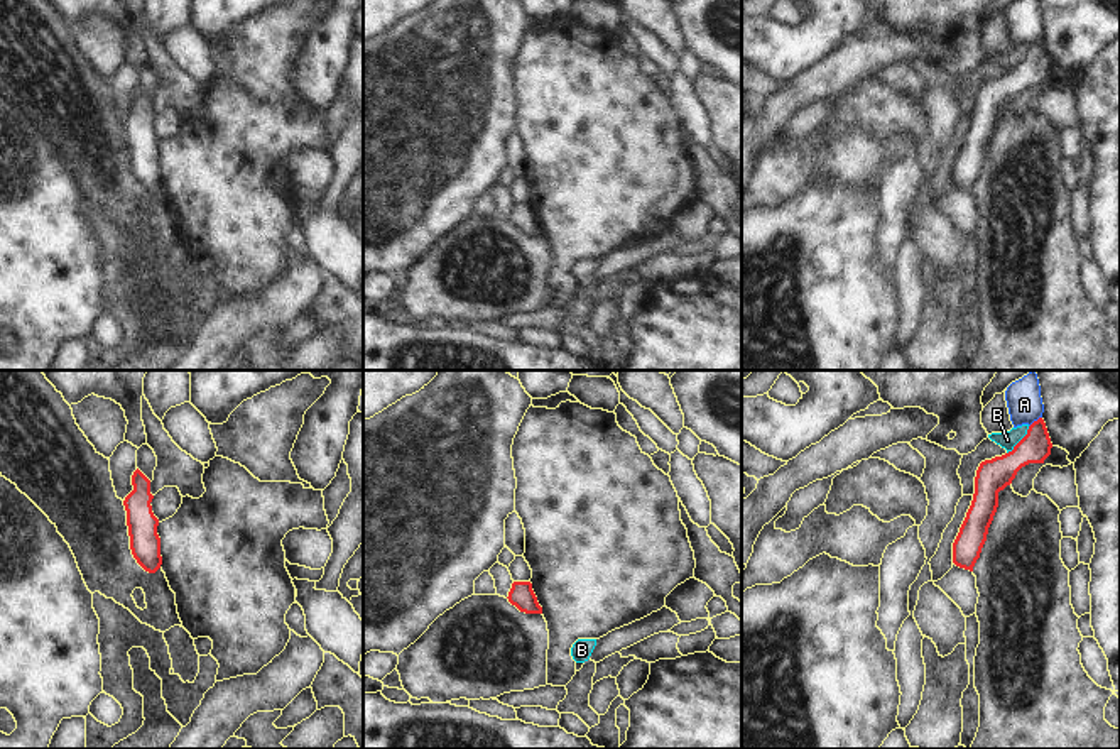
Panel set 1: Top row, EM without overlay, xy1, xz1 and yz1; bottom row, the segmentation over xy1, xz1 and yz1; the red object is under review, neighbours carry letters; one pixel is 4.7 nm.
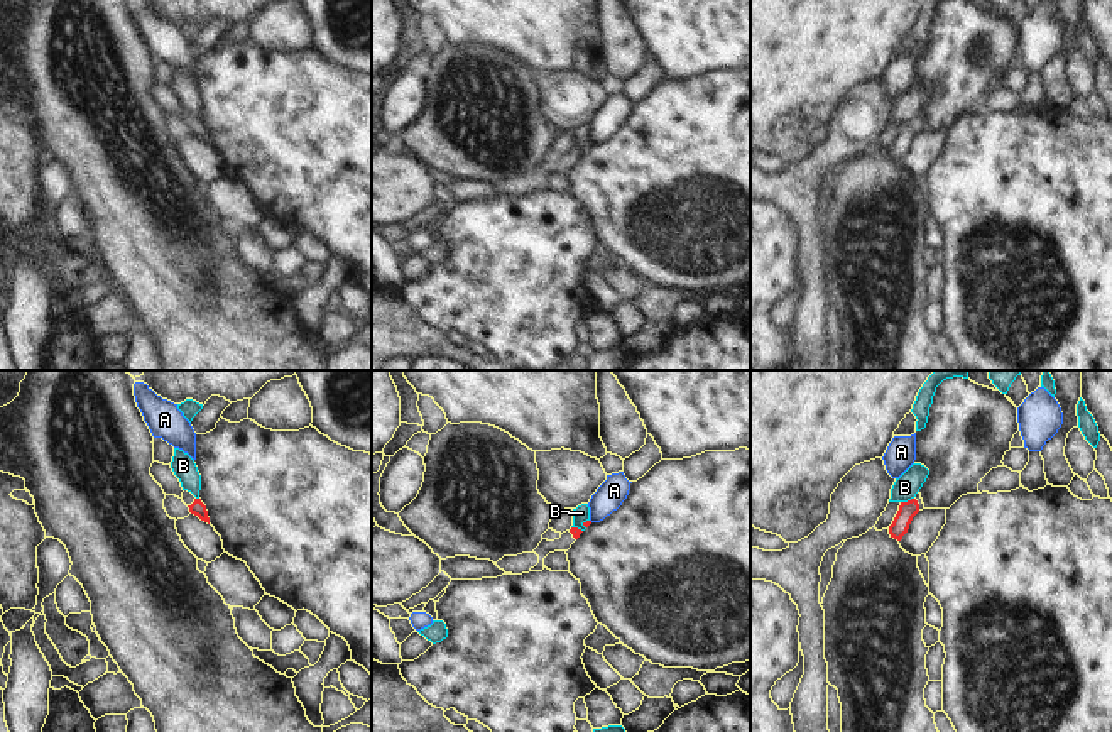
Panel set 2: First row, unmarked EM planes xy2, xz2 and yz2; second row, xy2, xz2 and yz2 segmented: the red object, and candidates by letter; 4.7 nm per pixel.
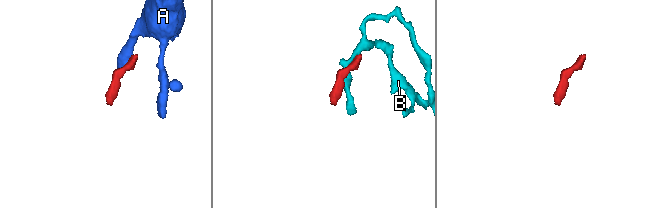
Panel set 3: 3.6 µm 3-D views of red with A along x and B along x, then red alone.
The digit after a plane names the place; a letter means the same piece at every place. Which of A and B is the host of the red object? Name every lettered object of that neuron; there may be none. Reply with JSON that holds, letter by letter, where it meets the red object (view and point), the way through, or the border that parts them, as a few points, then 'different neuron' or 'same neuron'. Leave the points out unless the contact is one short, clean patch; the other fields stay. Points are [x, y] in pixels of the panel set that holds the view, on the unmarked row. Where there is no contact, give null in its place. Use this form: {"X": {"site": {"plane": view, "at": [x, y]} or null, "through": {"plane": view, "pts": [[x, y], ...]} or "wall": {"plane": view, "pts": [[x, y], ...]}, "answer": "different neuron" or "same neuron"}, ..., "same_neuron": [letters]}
{"A": {"site": {"plane": "yz1", "at": [1034, 43]}, "wall": {"plane": "yz1", "pts": [[1041, 38], [1029, 48]]}, "answer": "different neuron"}, "B": {"site": {"plane": "yz1", "at": [1021, 61]}, "wall": {"plane": "yz1", "pts": [[1029, 48], [1027, 54], [1007, 75]]}, "answer": "different neuron"}, "same_neuron": []}

